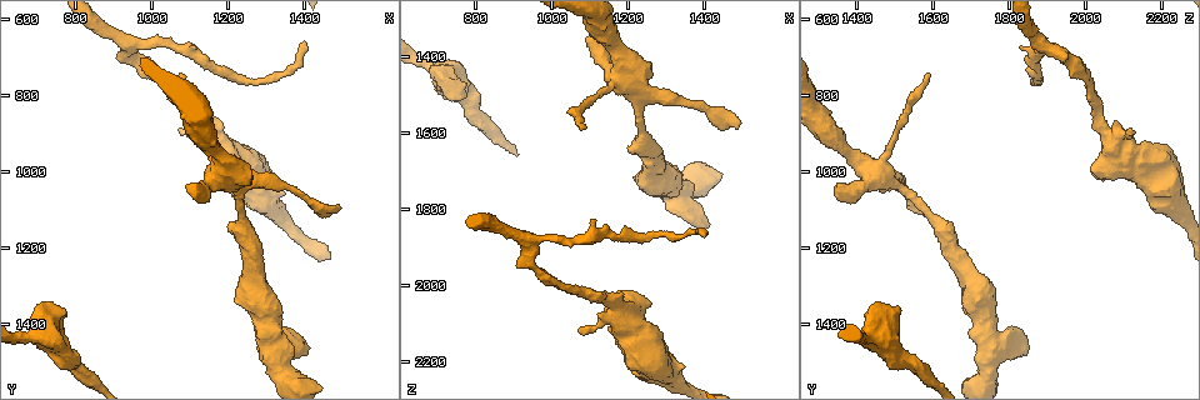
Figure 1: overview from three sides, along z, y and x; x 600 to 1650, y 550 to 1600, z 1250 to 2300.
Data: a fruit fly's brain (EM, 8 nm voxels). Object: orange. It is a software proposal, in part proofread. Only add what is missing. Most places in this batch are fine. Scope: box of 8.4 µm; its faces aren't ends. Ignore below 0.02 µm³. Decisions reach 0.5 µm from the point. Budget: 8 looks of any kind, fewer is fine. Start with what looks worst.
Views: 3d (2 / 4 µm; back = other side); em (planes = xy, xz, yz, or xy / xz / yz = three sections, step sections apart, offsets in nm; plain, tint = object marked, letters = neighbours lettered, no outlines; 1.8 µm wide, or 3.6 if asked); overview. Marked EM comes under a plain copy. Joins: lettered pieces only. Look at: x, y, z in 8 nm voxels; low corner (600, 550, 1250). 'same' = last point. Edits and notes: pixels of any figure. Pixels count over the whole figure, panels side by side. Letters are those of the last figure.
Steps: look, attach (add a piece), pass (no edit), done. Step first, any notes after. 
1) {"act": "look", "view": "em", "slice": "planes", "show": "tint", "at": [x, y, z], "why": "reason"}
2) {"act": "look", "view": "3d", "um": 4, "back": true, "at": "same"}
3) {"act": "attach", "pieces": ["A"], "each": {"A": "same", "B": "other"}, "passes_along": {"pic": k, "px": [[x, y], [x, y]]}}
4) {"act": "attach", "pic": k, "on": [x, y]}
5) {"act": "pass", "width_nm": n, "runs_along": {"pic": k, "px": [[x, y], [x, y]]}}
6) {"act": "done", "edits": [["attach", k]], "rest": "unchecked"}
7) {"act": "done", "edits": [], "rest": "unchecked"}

{"act": "look", "view": "em", "um": 3.6, "slice": "yz", "step": 16, "show": "letters", "at": [1085, 745, 1585], "why": "thin end"}

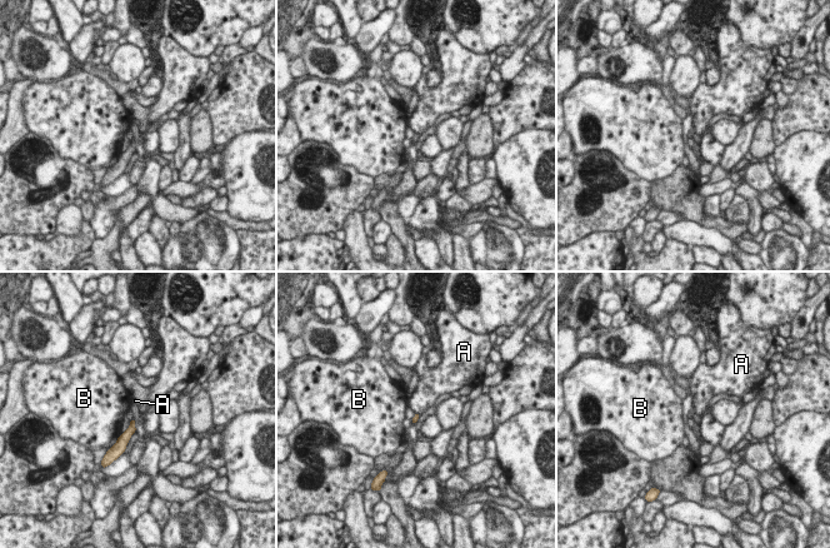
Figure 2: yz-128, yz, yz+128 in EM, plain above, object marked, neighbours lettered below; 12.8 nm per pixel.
{"act": "pass", "longest_contact_nm": ["B", 160], "each": {"A": "other", "B": "other"}, "border": {"pic": 2, "px": [[415, 412], [419, 414]]}, "found": "no lettered piece goes on from it"}

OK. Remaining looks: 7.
{"act": "look", "view": "3d", "um": 2, "at": [1095, 1035, 1355], "why": "an open end"}

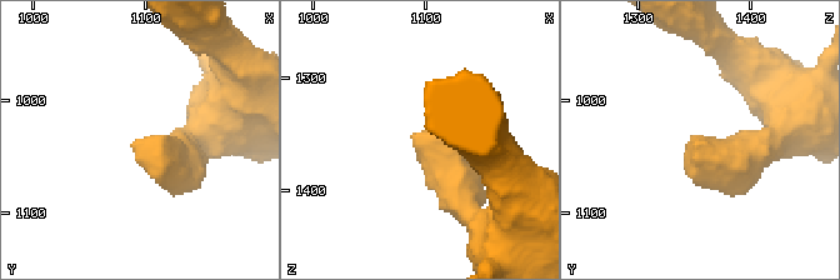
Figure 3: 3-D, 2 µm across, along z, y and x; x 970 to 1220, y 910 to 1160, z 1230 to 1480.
{"act": "look", "view": "em", "um": 3.6, "slice": "xy", "step": 8, "show": "letters", "at": [1090, 1038, 1348]}

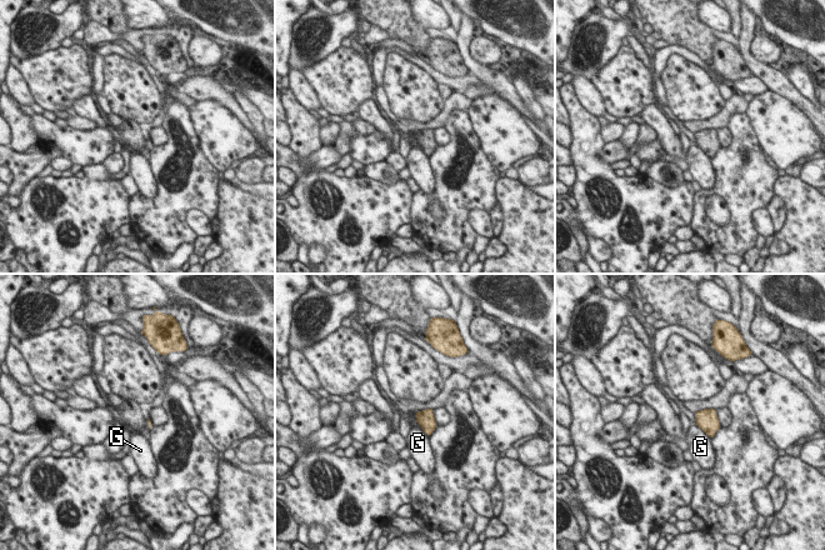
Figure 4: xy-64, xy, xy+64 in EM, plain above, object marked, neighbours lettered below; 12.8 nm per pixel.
{"act": "look", "view": "em", "um": 3.6, "slice": "planes", "show": "letters", "at": "same"}

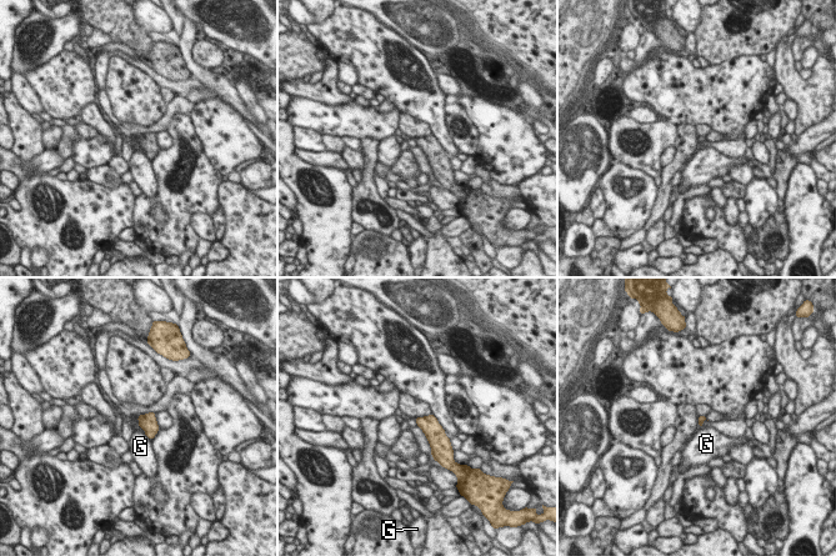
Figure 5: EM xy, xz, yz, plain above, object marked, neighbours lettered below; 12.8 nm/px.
{"act": "pass", "longest_contact_nm": ["G", 130], "each": {"G": "other"}, "found": "none of them fits"}

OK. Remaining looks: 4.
{"act": "look", "view": "em", "slice": "yz", "step": 16, "show": "letters", "at": [1070, 890, 2125], "why": "free end"}

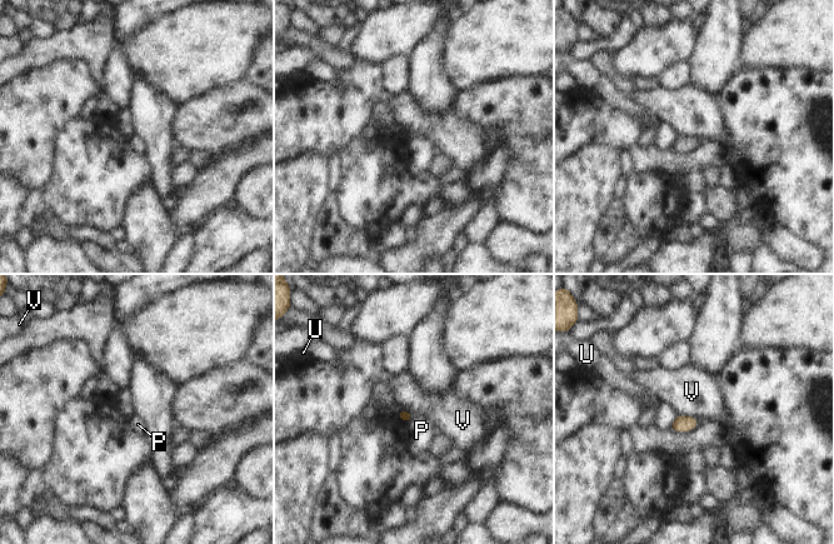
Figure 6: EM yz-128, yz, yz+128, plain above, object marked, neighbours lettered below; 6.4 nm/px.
{"act": "look", "view": "em", "slice": "planes", "show": "letters", "at": "same"}

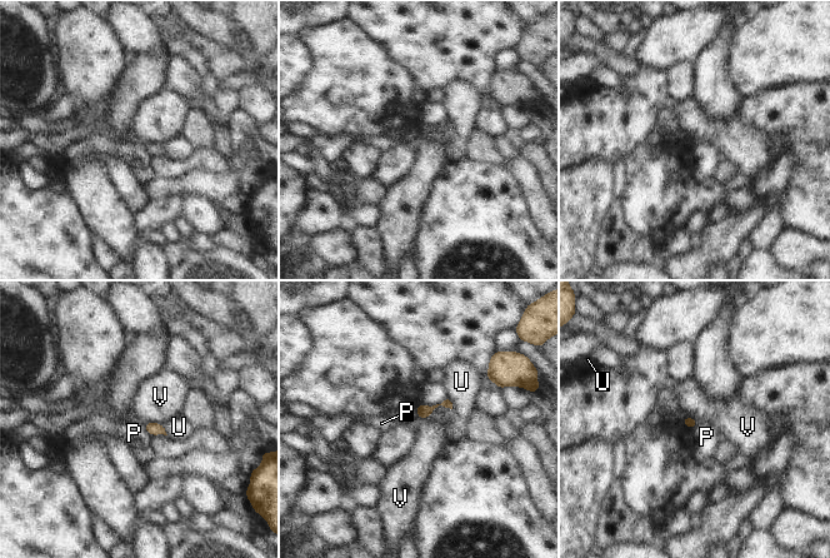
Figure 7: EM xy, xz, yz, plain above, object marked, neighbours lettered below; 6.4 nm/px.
{"act": "pass", "longest_contact_nm": ["V", 220], "each": {"P": "other", "U": "other", "V": "other"}, "found": "no lettered piece goes on from it"}

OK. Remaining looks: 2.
{"act": "look", "view": "em", "slice": "planes", "show": "letters", "at": [1395, 665, 1875], "why": "branch stops here"}

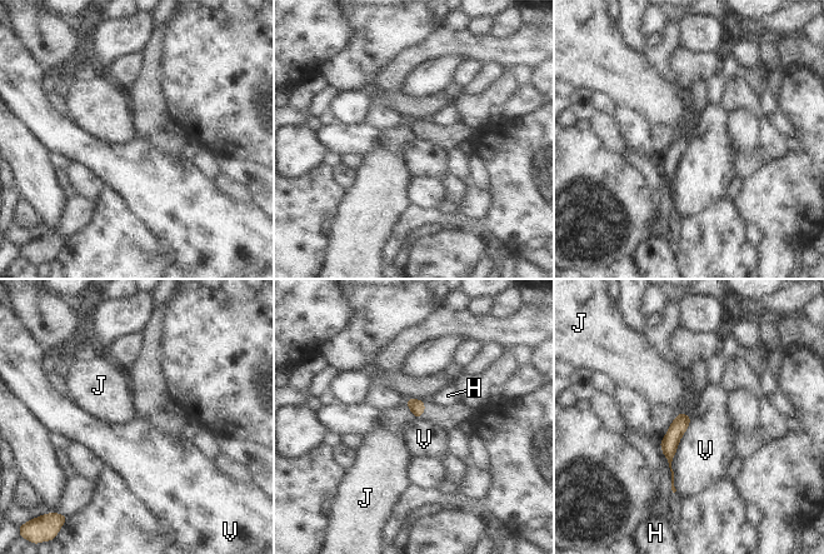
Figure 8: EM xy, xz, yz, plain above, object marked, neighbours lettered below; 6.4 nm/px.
{"act": "pass", "each": {"H": "other", "J": "other", "V": "other"}, "border": {"pic": 8, "px": [[403, 400], [415, 417]]}, "found": "no lettered piece goes on from it"}

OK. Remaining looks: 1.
{"act": "done", "edits": [], "rest": "unchecked"}

